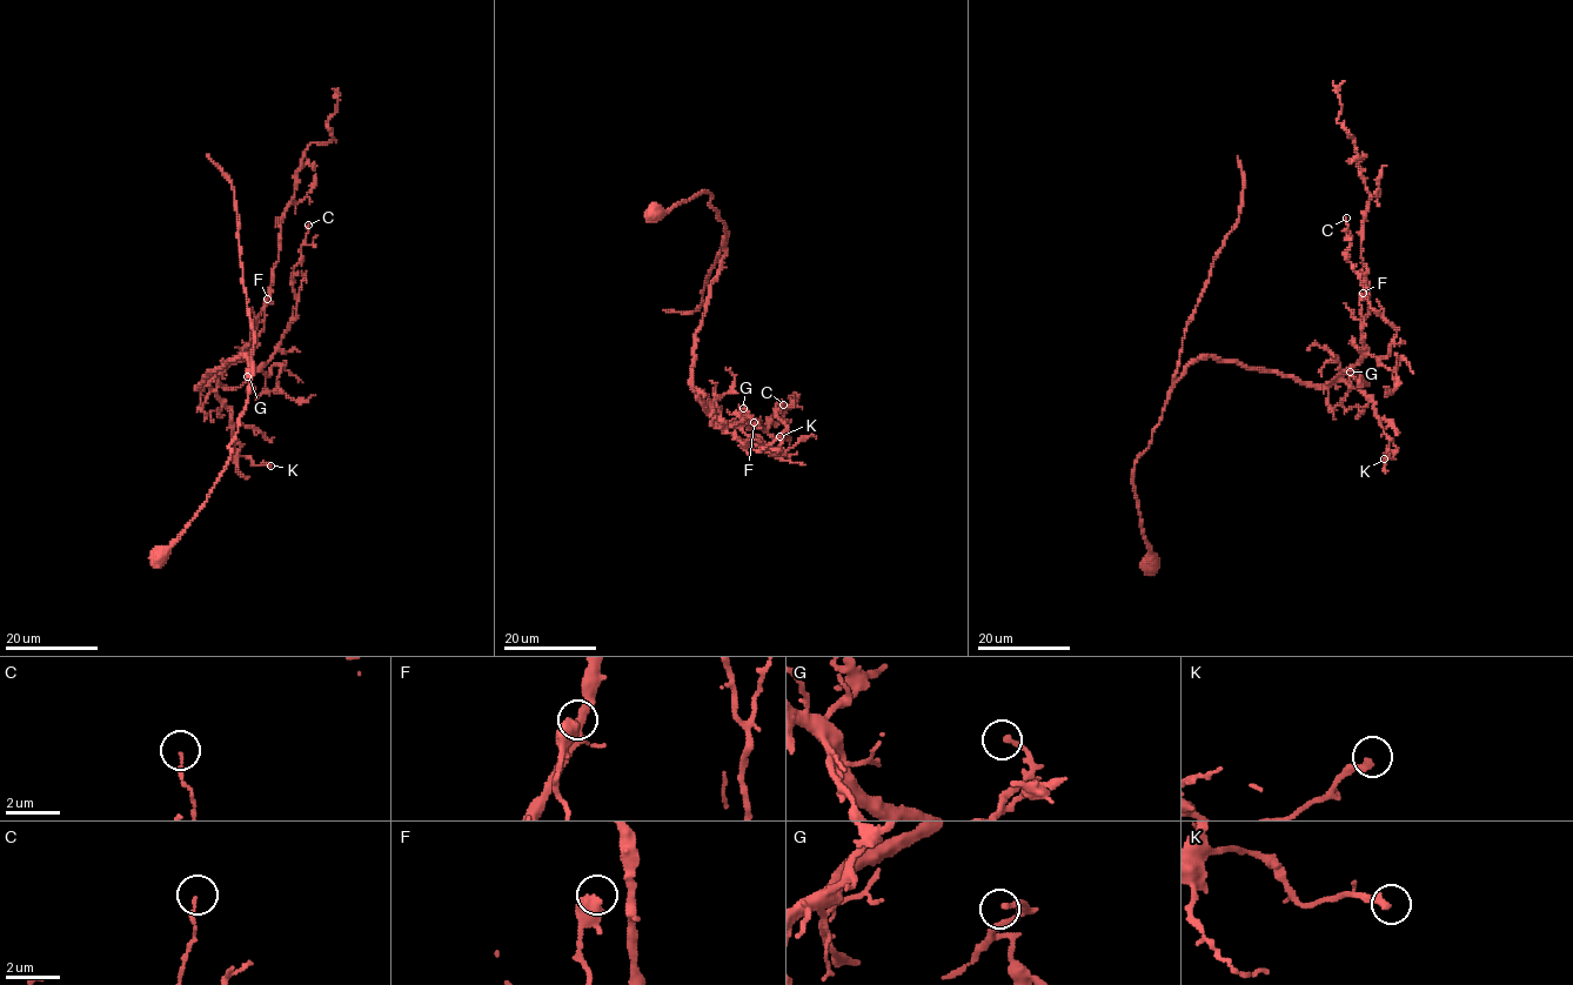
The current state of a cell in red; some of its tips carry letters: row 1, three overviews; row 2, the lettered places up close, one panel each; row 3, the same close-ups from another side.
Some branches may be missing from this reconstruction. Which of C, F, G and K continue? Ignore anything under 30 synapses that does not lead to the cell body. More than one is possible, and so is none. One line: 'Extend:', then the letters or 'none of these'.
Extend: none of these

